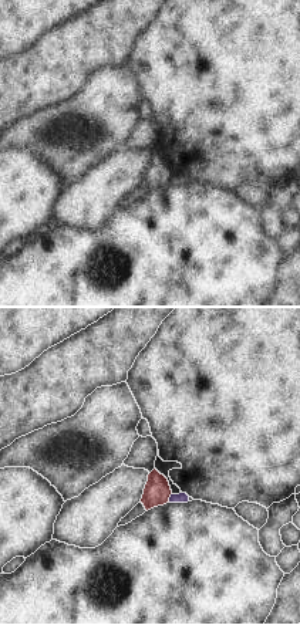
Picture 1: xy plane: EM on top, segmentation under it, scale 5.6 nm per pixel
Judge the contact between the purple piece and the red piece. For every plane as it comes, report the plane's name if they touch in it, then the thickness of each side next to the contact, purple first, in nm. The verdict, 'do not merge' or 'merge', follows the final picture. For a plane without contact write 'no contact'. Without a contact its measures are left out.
meets purple in xy; 60 nm thick on the purple side, 150 nm on the other

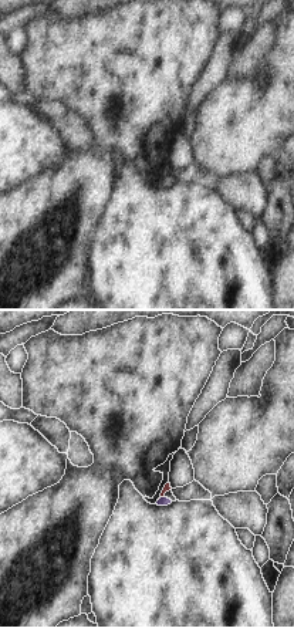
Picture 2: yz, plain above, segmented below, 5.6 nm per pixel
meets purple in yz; 50 nm thick on the purple side, 40 nm on the other

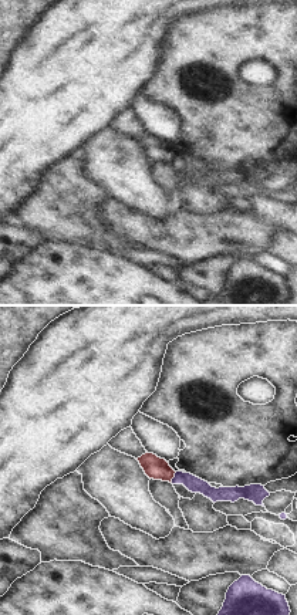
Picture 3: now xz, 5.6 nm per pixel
meets purple in xz; 90 nm thick on the purple side, 130 nm on the other

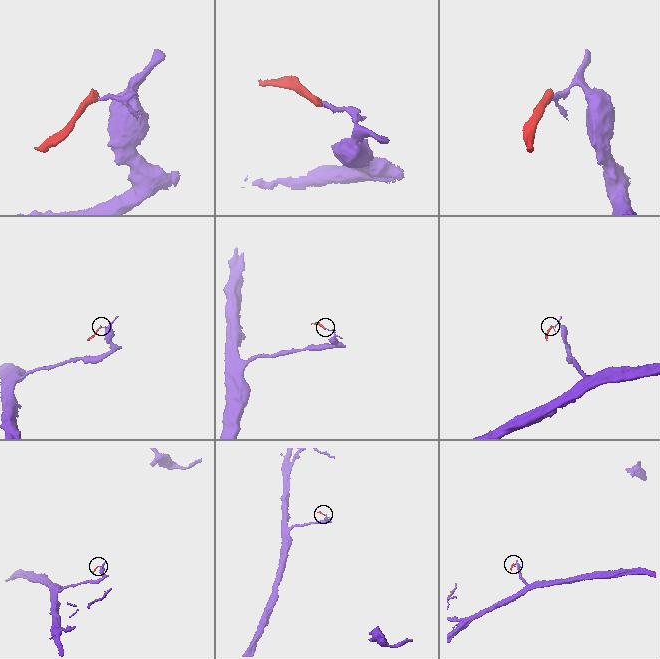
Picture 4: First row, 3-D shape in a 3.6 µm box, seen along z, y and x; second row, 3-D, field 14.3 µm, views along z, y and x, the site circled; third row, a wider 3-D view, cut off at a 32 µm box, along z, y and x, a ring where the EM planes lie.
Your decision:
do not merge

